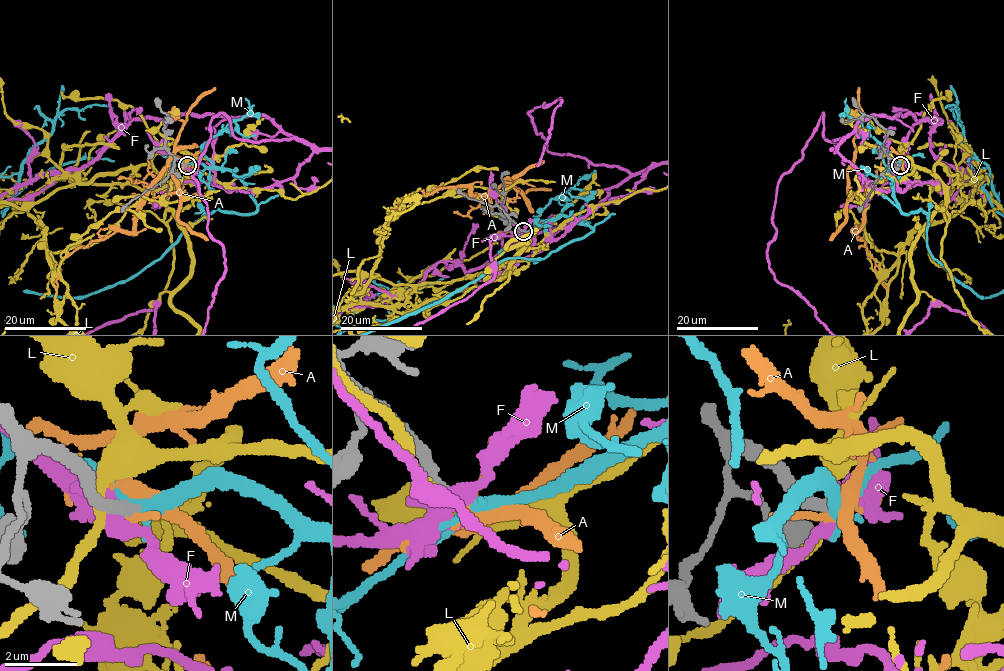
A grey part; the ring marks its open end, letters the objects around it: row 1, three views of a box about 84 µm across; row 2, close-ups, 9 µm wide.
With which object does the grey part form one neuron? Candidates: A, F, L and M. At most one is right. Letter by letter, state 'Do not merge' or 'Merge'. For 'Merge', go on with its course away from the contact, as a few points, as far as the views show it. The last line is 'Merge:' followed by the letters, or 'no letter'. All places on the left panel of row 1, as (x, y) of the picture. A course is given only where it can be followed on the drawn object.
A: Do not merge
F: Do not merge
L: Do not merge
M: Merge
Merge: M

